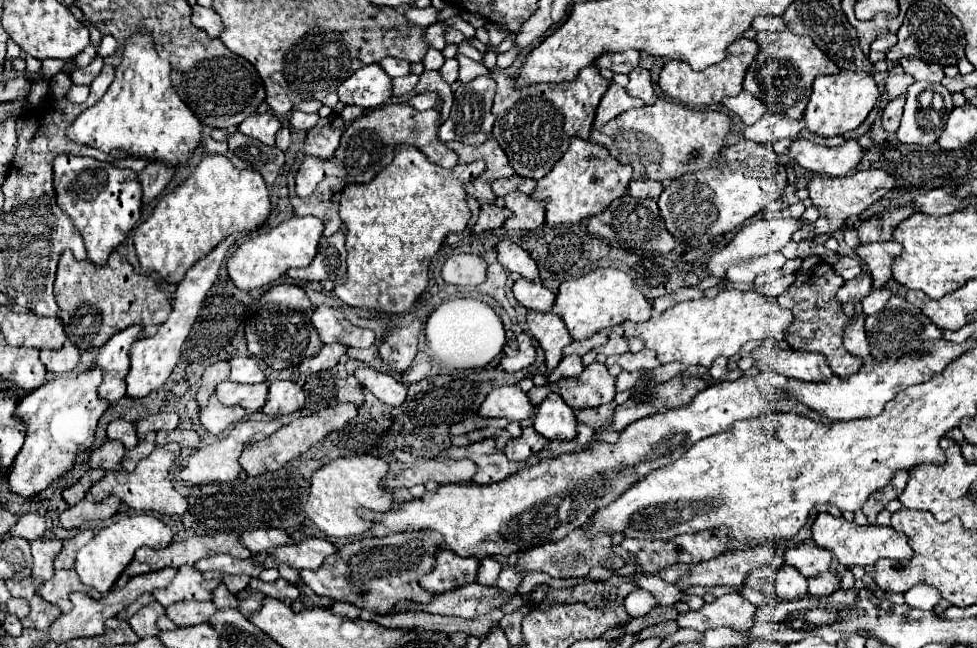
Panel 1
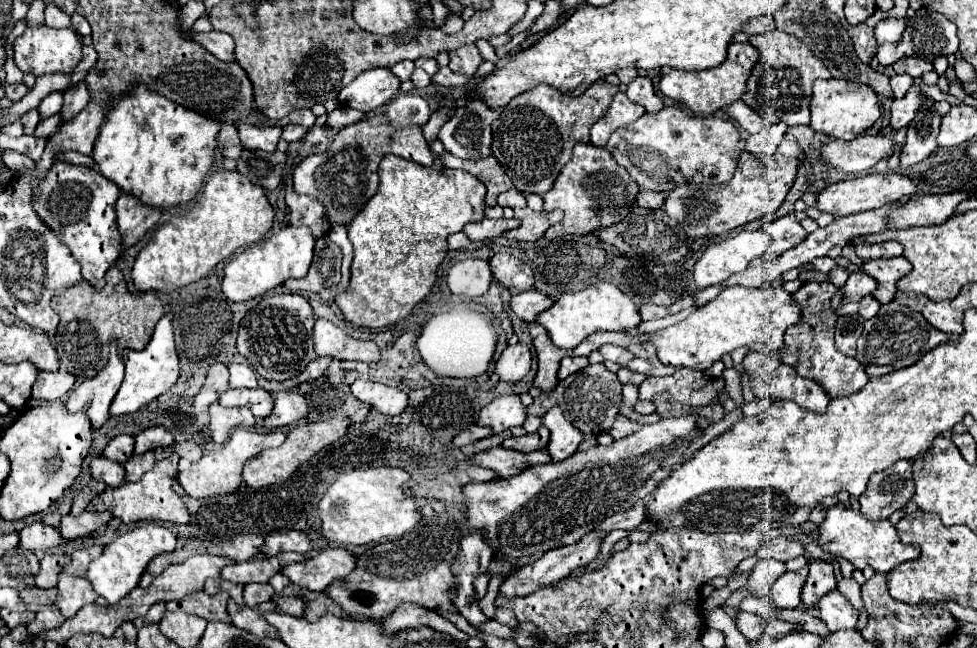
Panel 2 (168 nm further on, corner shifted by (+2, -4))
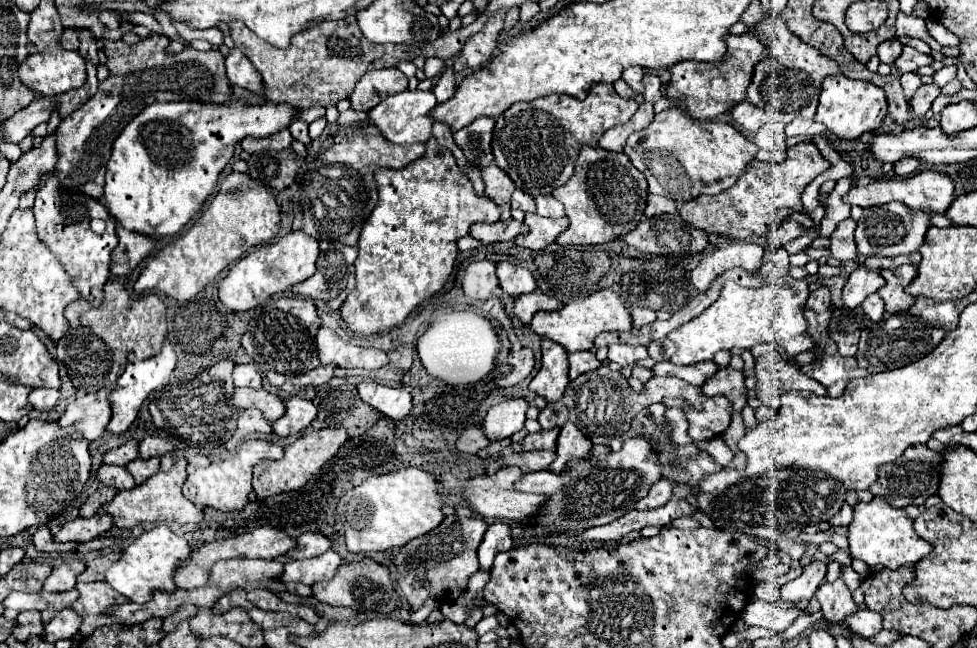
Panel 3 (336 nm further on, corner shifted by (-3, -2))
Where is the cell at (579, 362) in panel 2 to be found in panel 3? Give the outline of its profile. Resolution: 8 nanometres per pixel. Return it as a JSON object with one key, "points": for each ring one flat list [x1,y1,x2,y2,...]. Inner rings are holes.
{"points":[[576,351,576,353,570,353,568,361,570,361,570,379,576,379,578,375,594,371,594,369,598,369,602,365,596,359,594,351]]}

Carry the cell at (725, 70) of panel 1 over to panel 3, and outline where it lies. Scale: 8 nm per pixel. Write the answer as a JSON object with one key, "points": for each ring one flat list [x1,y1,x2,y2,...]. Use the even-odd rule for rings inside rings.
{"points":[[726,35,726,53,718,63,698,63,698,61,680,61,672,67,672,81,666,89,668,97,680,99,686,103,688,111,696,119,712,119,736,103,746,99,746,87,750,85,754,65,766,57,766,47,752,35]]}

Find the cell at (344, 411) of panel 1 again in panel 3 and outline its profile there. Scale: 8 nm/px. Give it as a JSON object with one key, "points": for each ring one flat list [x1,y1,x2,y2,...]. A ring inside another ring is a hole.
{"points":[[334,427,334,429,312,429,306,431,300,439,296,439,290,447,286,447,286,455,280,461,272,461,264,467,262,473,256,473,252,485,256,491,258,499,266,499,272,495,280,495,286,491,296,491,300,487,304,487,308,483,308,479,312,475,316,475,336,453,338,449,344,445,344,441,348,439,346,431,342,431,342,427]]}

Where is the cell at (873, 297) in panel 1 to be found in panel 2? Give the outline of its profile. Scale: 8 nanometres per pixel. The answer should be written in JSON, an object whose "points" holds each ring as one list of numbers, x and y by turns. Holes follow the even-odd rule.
{"points":[[867,295,865,299,861,299,861,303,859,303,859,315,863,317,863,319,871,319,871,317,875,317,877,315,877,311,879,311,879,301,877,299,873,299,871,295]]}

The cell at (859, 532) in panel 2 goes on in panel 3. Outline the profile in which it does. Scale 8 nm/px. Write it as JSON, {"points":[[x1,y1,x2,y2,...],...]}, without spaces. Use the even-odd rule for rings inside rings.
{"points":[[874,497,870,503,860,501,854,507,854,521,850,523,848,531,852,555,866,565,884,565,888,569,898,569,902,565,916,565,932,551,932,545,916,535,914,521,906,515,906,511,888,505,888,501,882,497]]}

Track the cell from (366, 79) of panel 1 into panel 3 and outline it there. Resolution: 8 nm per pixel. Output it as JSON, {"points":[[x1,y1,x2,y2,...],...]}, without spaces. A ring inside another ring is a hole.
{"points":[[382,69,382,71,370,71,370,75,364,75,358,81,358,87,350,95,352,109,356,111,370,111,376,107,384,97,396,95,408,89,408,79,398,69]]}

